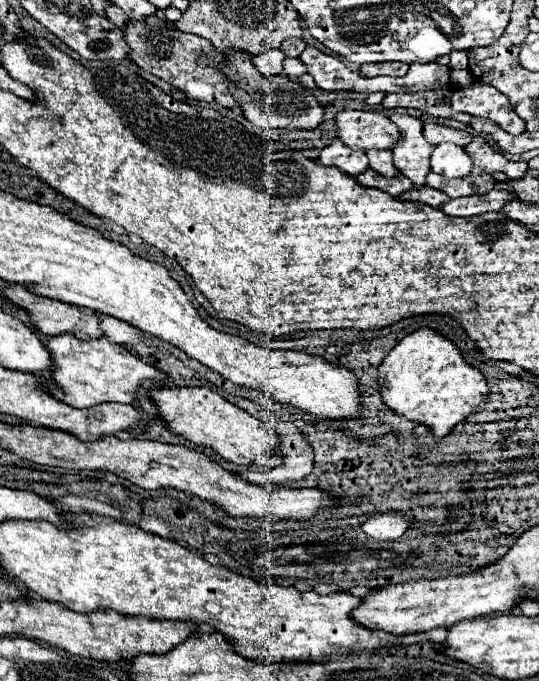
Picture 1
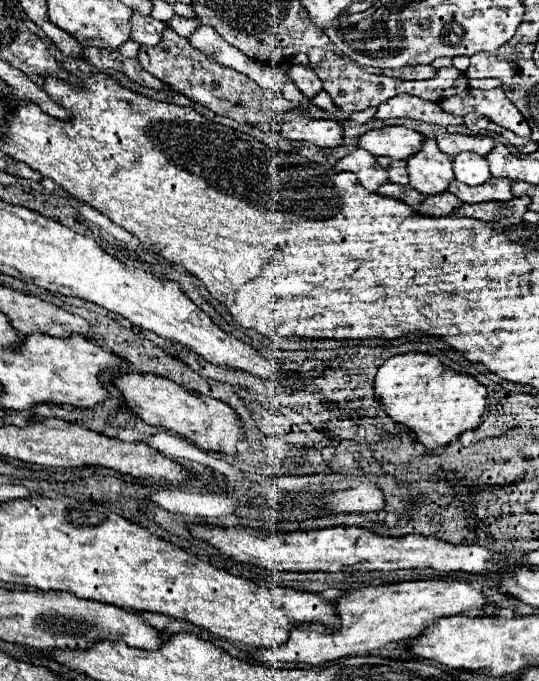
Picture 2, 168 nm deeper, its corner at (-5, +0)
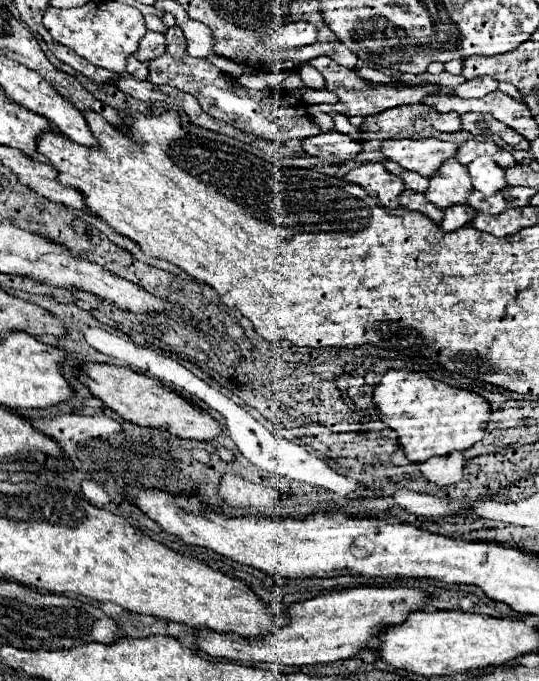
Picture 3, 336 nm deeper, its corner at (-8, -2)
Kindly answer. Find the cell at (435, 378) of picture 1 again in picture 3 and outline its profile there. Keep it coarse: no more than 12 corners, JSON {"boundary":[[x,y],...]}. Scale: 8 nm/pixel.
{"boundary":[[388,370],[380,420],[410,462],[472,448],[490,404],[424,372]]}

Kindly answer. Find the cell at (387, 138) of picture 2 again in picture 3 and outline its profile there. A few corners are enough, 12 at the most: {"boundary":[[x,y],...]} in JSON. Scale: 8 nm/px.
{"boundary":[[384,140],[382,154],[430,178],[458,144],[434,140]]}

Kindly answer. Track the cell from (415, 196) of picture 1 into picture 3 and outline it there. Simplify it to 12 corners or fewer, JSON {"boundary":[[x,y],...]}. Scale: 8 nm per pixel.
{"boundary":[[468,204],[452,206],[444,212],[440,228],[458,230],[472,222],[476,210]]}

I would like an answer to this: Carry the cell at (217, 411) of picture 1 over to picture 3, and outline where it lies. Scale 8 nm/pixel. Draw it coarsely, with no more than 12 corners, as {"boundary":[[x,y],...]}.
{"boundary":[[86,362],[78,380],[124,420],[212,440],[220,424],[162,382]]}

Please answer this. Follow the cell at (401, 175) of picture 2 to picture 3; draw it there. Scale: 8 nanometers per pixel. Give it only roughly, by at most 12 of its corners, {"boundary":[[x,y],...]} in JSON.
{"boundary":[[404,172],[406,188],[412,192],[424,192],[428,178],[416,172]]}

